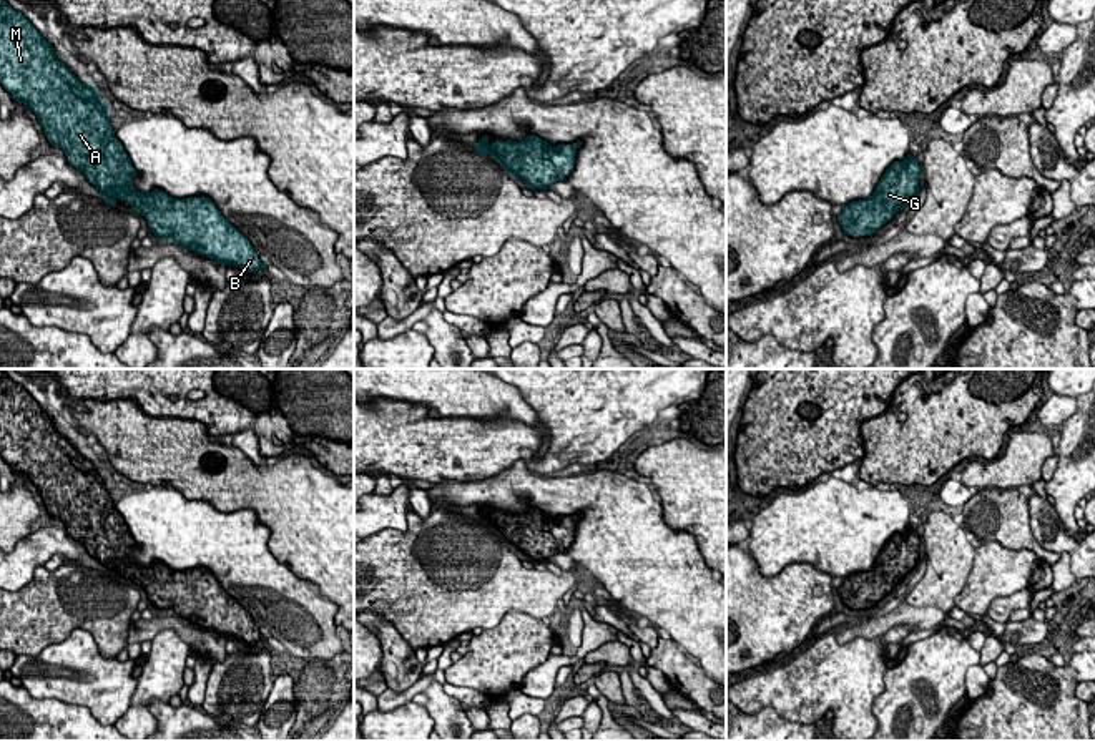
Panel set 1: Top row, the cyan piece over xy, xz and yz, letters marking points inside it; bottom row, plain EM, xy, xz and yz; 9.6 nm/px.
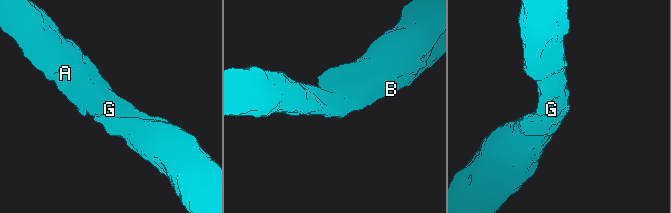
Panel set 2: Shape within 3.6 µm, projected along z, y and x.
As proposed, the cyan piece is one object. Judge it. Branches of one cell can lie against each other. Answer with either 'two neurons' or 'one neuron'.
one neuron

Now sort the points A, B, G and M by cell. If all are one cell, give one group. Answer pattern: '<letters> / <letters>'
A B G M

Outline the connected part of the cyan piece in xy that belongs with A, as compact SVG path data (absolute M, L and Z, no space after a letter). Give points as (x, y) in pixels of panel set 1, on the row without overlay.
M0 369L0 455L12 467L18 477L27 477L38 490L40 498L55 520L61 520L68 535L81 543L90 557L93 557L108 578L116 578L118 572L128 573L131 585L141 586L151 605L161 613L171 613L194 623L201 628L214 631L223 640L226 636L239 638L248 645L266 641L258 630L251 615L219 585L209 570L186 570L178 572L166 563L153 562L145 567L133 560L131 552L138 547L126 527L121 513L115 508L110 495L108 477L101 472L98 462L91 454L81 455L68 440L56 430L53 419L40 407L30 392L20 384L13 382Z

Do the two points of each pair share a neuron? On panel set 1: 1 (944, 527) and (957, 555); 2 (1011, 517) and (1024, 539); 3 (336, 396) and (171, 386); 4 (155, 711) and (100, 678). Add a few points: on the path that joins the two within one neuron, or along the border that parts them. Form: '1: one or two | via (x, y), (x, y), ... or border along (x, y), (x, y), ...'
1: one | via (944, 534), (951, 549)
2: one | via (1011, 522), (1019, 534)
3: one | via (294, 419), (256, 417), (248, 409), (210, 409)
4: one | via (142, 711), (113, 691)

